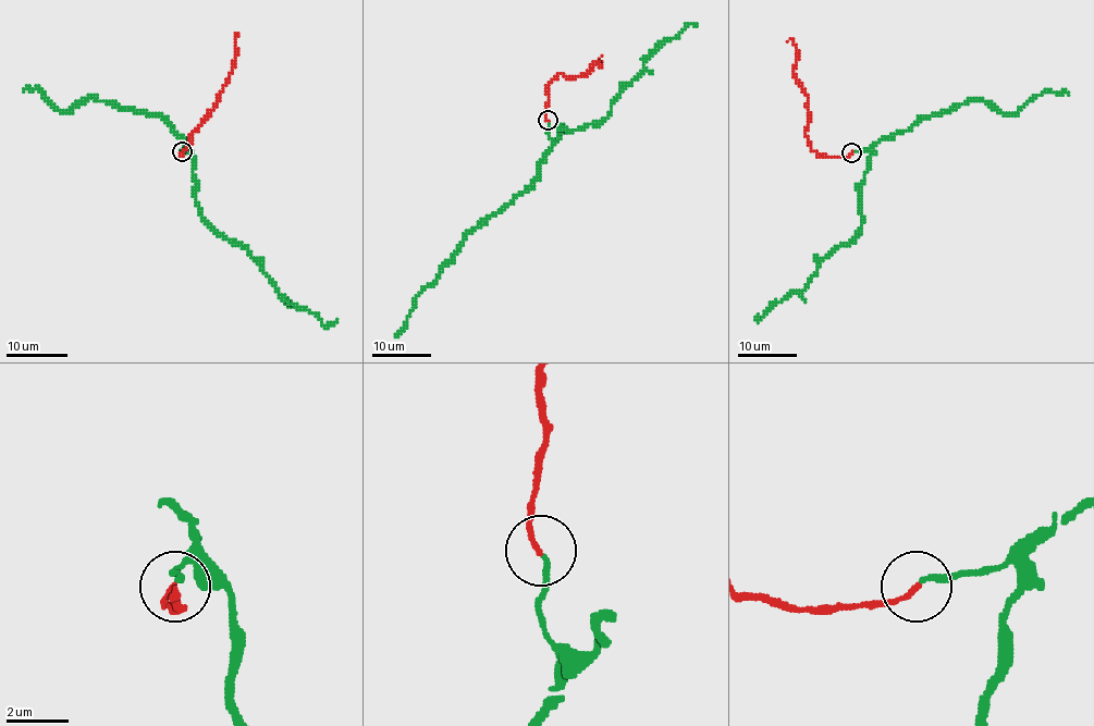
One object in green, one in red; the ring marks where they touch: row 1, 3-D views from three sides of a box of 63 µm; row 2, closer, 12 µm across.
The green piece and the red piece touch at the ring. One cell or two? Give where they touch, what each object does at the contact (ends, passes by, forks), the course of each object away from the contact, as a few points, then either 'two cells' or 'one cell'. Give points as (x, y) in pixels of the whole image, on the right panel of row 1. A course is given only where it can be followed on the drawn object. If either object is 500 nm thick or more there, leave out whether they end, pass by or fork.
place (851, 152); green ends; red ends; course green (853, 151), (871, 154), (860, 191), (860, 230), (819, 262), (801, 291), (776, 302), (760, 319), (757, 315); course red (851, 154), (826, 158), (811, 149), (806, 134), (807, 96), (794, 75), (798, 52), (794, 40), (788, 40); one cell

